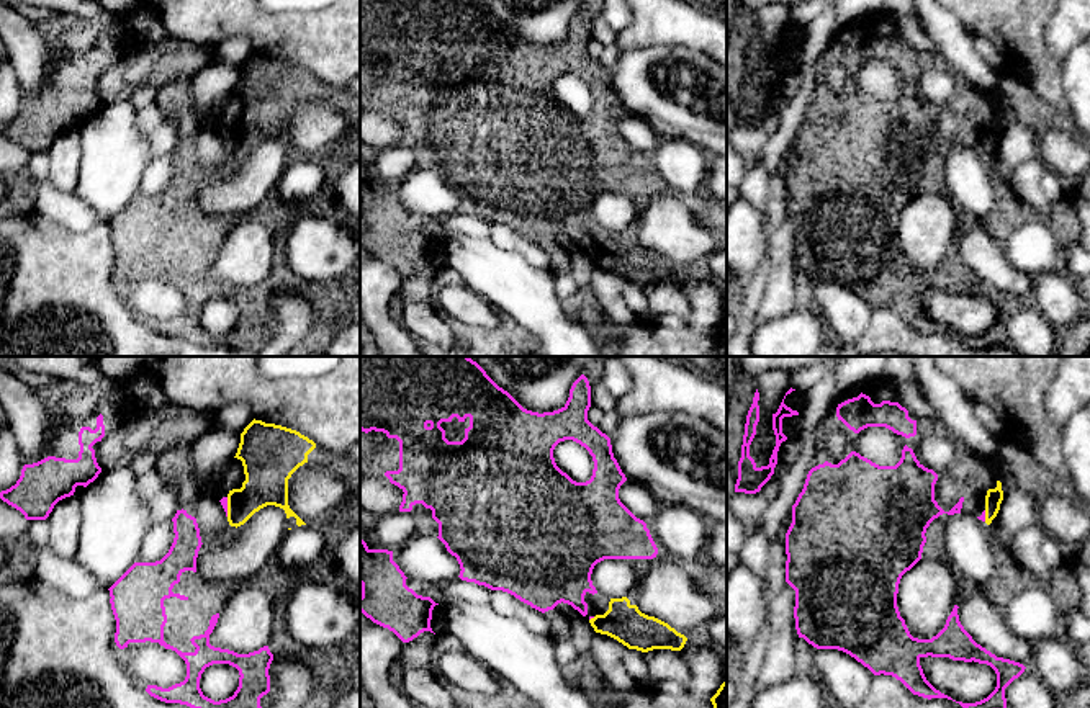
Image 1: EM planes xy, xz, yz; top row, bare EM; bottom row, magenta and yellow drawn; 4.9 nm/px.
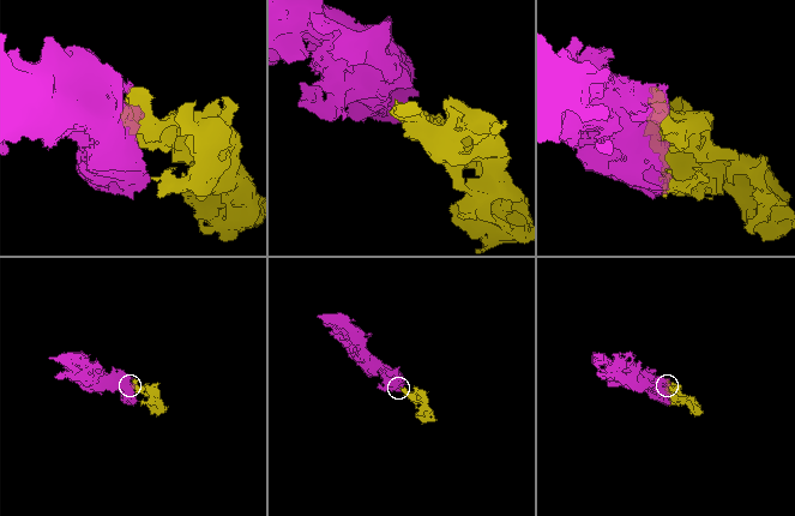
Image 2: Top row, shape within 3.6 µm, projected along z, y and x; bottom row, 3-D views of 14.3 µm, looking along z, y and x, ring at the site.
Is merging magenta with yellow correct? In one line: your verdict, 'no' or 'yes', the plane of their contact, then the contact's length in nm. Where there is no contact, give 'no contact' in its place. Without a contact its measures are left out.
yes | xy | 100 nm

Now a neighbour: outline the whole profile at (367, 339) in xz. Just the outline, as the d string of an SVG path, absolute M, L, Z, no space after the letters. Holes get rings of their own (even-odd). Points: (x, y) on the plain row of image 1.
M360 316L360 356L373 356L375 335Z

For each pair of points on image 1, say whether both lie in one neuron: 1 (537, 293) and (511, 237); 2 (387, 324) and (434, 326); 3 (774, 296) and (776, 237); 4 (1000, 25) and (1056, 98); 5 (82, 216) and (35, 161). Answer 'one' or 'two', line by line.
1: two
2: two
3: one
4: one
5: one

